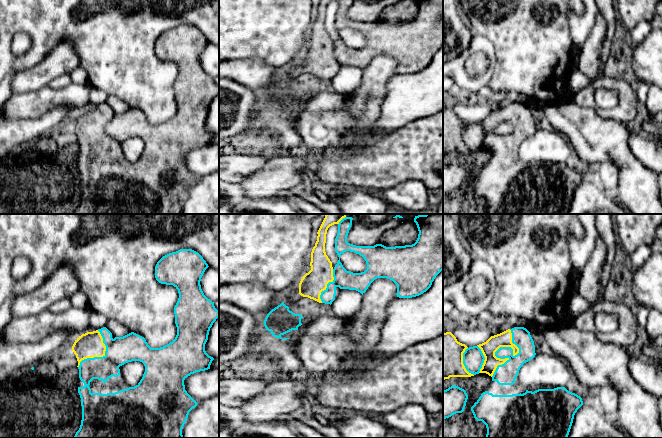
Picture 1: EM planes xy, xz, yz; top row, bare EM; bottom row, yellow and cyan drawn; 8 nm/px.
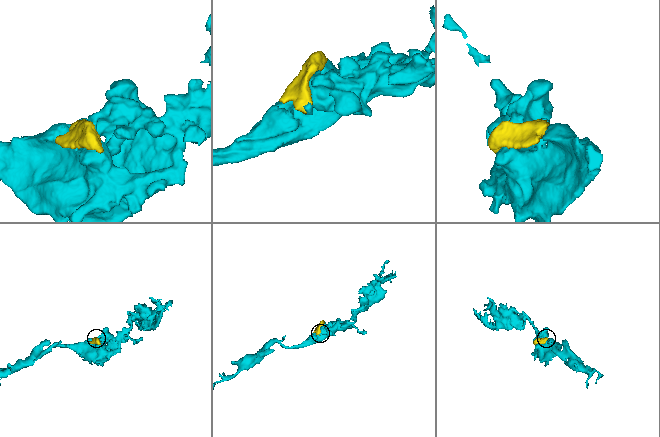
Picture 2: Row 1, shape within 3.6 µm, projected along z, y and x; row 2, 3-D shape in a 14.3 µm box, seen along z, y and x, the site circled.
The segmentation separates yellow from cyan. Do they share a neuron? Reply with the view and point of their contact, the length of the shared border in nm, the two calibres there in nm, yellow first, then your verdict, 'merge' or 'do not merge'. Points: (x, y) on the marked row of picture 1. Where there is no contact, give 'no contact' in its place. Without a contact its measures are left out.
yz (502, 346) | 420 nm | 120/170 nm | merge

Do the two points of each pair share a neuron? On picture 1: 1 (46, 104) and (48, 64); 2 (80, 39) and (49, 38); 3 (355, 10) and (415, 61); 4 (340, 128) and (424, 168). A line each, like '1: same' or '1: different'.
1: different
2: same
3: same
4: different

